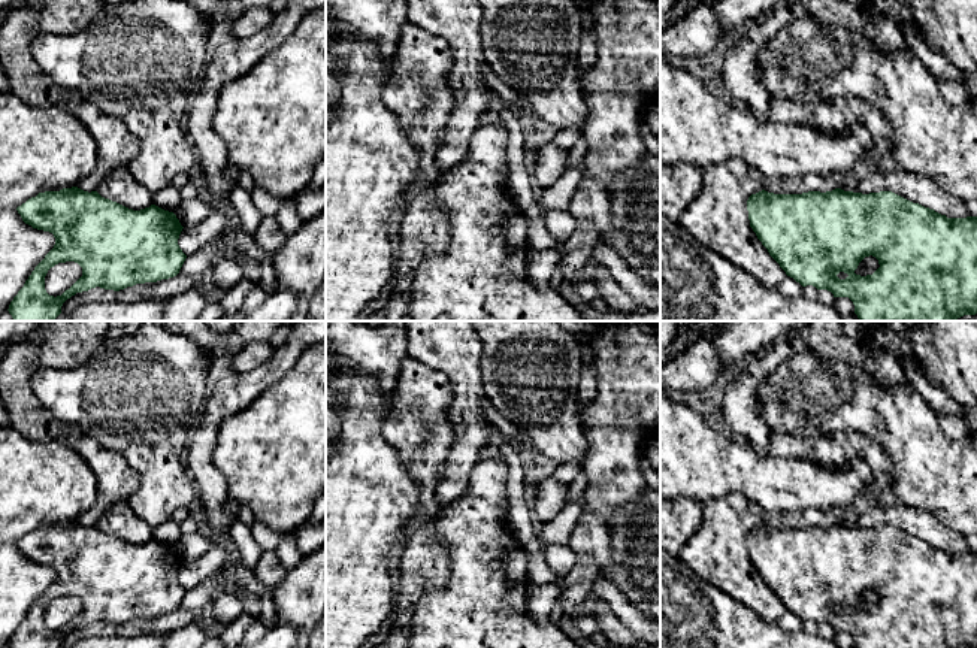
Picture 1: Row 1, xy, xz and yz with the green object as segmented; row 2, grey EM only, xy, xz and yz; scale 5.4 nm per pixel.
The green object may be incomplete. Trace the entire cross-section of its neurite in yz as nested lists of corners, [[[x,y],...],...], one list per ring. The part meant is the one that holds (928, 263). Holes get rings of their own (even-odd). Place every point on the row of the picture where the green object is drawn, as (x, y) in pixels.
[[[841,188],[826,193],[808,191],[802,194],[774,194],[762,190],[748,197],[747,211],[750,227],[787,276],[793,278],[802,287],[813,285],[817,290],[831,291],[834,297],[849,297],[860,321],[956,321],[964,315],[977,314],[977,216],[947,218],[934,209],[913,203],[892,191],[862,194]],[[869,255],[878,260],[880,267],[872,275],[856,275],[855,270],[859,263]]]

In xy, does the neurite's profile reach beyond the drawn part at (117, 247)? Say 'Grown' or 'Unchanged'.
Unchanged

